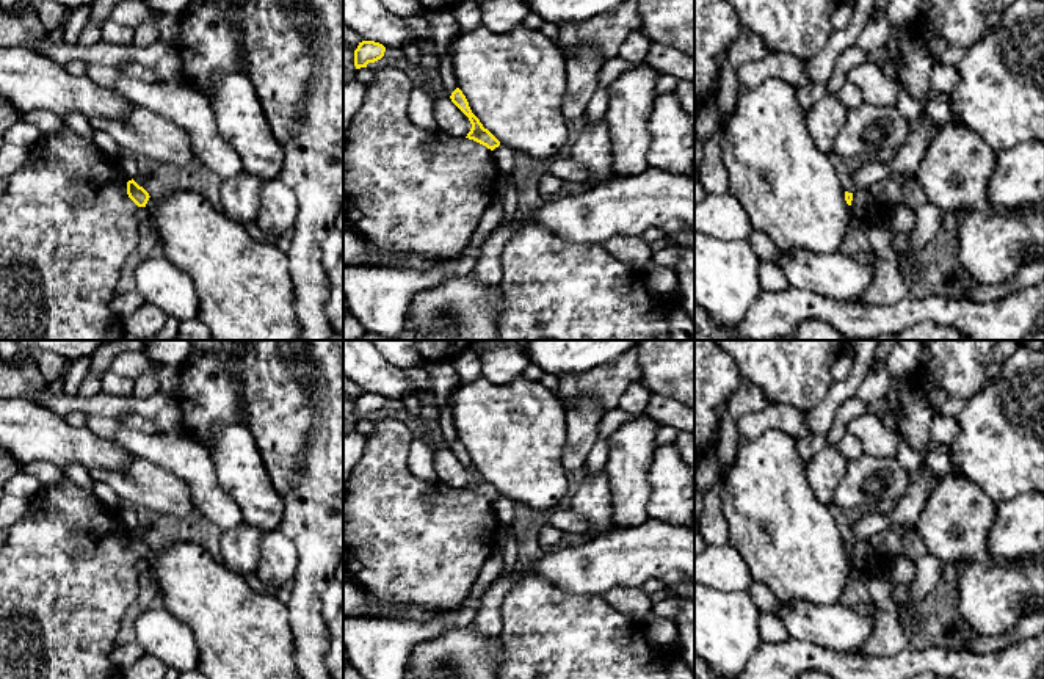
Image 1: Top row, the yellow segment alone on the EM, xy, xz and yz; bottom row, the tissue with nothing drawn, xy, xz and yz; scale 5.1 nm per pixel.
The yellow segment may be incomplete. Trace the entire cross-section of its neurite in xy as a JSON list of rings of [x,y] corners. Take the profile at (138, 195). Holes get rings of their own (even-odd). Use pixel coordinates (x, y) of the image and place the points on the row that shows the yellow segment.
[[[133,179],[127,182],[127,194],[138,205],[146,207],[149,201],[149,193],[140,187]]]

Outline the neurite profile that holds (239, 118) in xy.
[[[212,74],[207,99],[221,140],[240,157],[245,172],[262,182],[279,179],[284,151],[270,130],[248,74]]]

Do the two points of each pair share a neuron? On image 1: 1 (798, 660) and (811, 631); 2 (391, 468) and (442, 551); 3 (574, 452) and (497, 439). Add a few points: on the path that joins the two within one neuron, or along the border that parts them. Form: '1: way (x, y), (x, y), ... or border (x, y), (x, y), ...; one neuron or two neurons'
1: border (790, 637), (842, 651); two neurons
2: way (391, 488), (391, 499), (422, 530); one neuron
3: border (565, 413), (561, 463), (569, 471); two neurons

